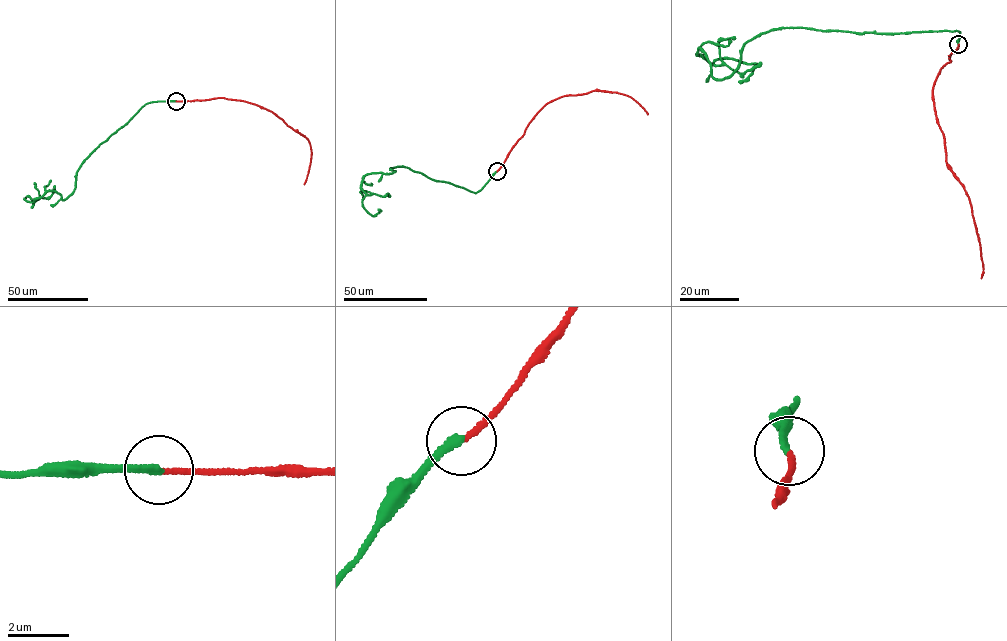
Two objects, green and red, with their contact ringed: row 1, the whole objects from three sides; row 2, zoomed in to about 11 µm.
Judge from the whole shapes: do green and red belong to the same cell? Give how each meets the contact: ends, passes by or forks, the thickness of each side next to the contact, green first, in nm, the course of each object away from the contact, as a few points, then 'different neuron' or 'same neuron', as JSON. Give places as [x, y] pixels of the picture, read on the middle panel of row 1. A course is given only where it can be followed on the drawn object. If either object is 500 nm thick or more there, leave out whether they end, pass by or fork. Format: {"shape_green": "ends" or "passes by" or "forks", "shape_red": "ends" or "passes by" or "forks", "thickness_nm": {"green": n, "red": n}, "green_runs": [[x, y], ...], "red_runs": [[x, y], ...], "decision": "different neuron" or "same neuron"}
{"shape_green": "ends", "shape_red": "ends", "thickness_nm": {"green": 220, "red": 150}, "green_runs": [[497, 171], [475, 193], [403, 167], [365, 175], [362, 206], [374, 216], [378, 209]], "red_runs": [[497, 171], [534, 116], [546, 104], [562, 96], [596, 90], [623, 94], [639, 104], [647, 114]], "decision": "different neuron"}

